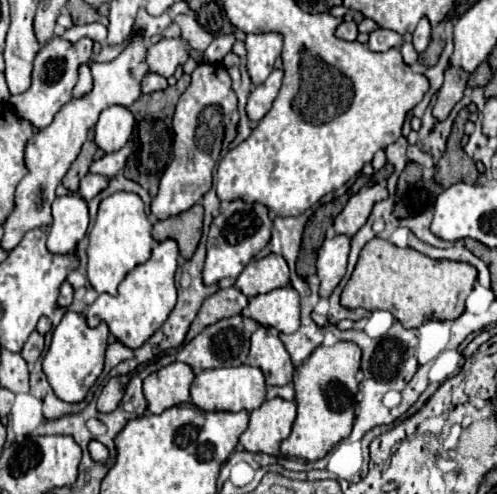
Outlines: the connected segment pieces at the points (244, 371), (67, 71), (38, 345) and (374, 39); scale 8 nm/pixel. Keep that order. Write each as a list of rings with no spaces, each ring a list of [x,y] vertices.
[[[237,366],[237,368],[213,368],[199,372],[191,386],[191,402],[205,412],[253,412],[265,402],[265,378],[259,368]]]
[[[57,36],[49,40],[49,44],[45,44],[33,60],[33,84],[29,92],[9,98],[13,110],[21,118],[29,120],[35,128],[43,128],[45,124],[49,124],[53,116],[63,108],[63,104],[67,104],[73,98],[71,90],[73,84],[77,84],[77,68],[89,60],[91,50],[93,50],[91,38],[81,38],[75,44],[69,44],[67,40],[59,40]]]
[[[33,332],[27,338],[27,342],[25,342],[23,350],[21,350],[21,356],[23,356],[23,360],[27,364],[33,364],[41,356],[41,352],[43,352],[43,336],[39,332]]]
[[[377,28],[369,34],[369,48],[373,52],[385,52],[389,48],[399,48],[401,44],[403,44],[403,38],[393,30]]]

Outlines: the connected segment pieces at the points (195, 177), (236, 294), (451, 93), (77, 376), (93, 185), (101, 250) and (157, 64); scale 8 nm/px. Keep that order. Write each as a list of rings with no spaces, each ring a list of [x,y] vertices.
[[[199,64],[191,74],[189,88],[181,94],[177,110],[173,116],[173,160],[161,176],[159,192],[151,202],[151,214],[157,220],[169,216],[179,216],[189,210],[193,204],[199,204],[201,198],[211,190],[213,168],[219,160],[223,140],[229,134],[229,140],[235,140],[239,126],[237,96],[231,88],[231,78],[223,64]]]
[[[231,286],[227,290],[217,290],[213,296],[209,296],[203,302],[195,322],[191,324],[191,328],[187,332],[187,342],[193,340],[209,324],[215,324],[215,322],[219,322],[223,318],[231,318],[231,316],[241,314],[241,310],[245,306],[247,306],[247,296],[239,288]]]
[[[453,66],[447,68],[445,82],[437,94],[437,104],[433,108],[433,116],[437,120],[445,120],[449,116],[449,112],[453,110],[453,106],[463,98],[467,78],[469,78],[469,74],[461,72],[461,68],[453,68]]]
[[[67,312],[63,316],[61,324],[53,332],[51,346],[43,358],[43,372],[59,400],[63,400],[67,404],[75,404],[87,396],[87,392],[91,390],[91,386],[95,384],[95,380],[99,378],[99,374],[103,370],[107,338],[109,338],[107,324],[89,328],[81,314]]]
[[[87,174],[83,180],[81,180],[81,186],[79,186],[79,196],[83,196],[85,200],[93,200],[99,192],[103,192],[105,188],[109,186],[109,178],[107,176],[101,176],[101,174]]]
[[[115,192],[101,200],[99,214],[95,220],[93,230],[89,232],[89,262],[87,262],[87,278],[91,276],[91,286],[103,294],[117,294],[117,286],[121,280],[139,264],[145,264],[153,250],[153,236],[151,236],[151,222],[147,220],[143,202],[139,196],[129,192]]]
[[[163,38],[161,42],[149,46],[149,54],[147,54],[147,62],[149,62],[149,70],[157,72],[165,78],[173,76],[177,66],[185,64],[189,58],[191,46],[185,38]]]

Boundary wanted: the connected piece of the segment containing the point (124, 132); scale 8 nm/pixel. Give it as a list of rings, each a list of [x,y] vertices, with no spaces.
[[[125,106],[105,108],[95,126],[95,142],[107,154],[117,152],[131,138],[133,126],[135,126],[135,118]]]

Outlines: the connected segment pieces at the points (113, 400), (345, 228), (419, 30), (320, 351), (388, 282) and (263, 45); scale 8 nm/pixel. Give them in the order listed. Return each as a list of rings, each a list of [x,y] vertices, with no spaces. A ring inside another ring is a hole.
[[[111,378],[97,400],[97,410],[99,412],[113,412],[119,406],[123,394],[125,394],[123,378]]]
[[[383,184],[361,188],[357,194],[349,198],[343,212],[335,218],[335,232],[345,236],[355,236],[361,230],[361,226],[367,222],[373,204],[385,198],[387,198],[387,188]]]
[[[423,18],[423,20],[417,24],[411,42],[413,42],[413,46],[415,46],[417,52],[423,52],[423,50],[427,48],[429,40],[431,40],[431,26],[429,26],[429,20]]]
[[[335,342],[333,346],[319,346],[303,366],[295,370],[295,402],[297,418],[289,438],[281,444],[281,454],[299,460],[319,460],[337,442],[347,438],[355,420],[355,396],[357,396],[357,372],[361,362],[361,348],[353,342]]]
[[[373,238],[361,250],[353,276],[341,294],[345,308],[389,310],[405,328],[419,328],[427,320],[457,320],[477,282],[477,270],[467,262],[433,260],[413,248],[397,248],[389,240]]]
[[[249,34],[245,40],[247,48],[247,72],[255,86],[263,84],[271,74],[275,60],[281,54],[281,34]]]

